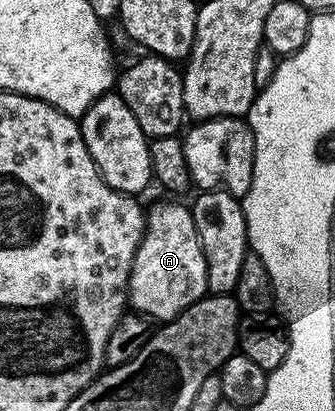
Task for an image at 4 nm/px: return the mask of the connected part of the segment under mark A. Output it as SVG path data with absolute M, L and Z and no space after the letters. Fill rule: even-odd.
M181 201L157 203L145 216L145 235L133 258L127 303L150 320L177 318L185 308L207 295L207 265L195 229L192 210Z

